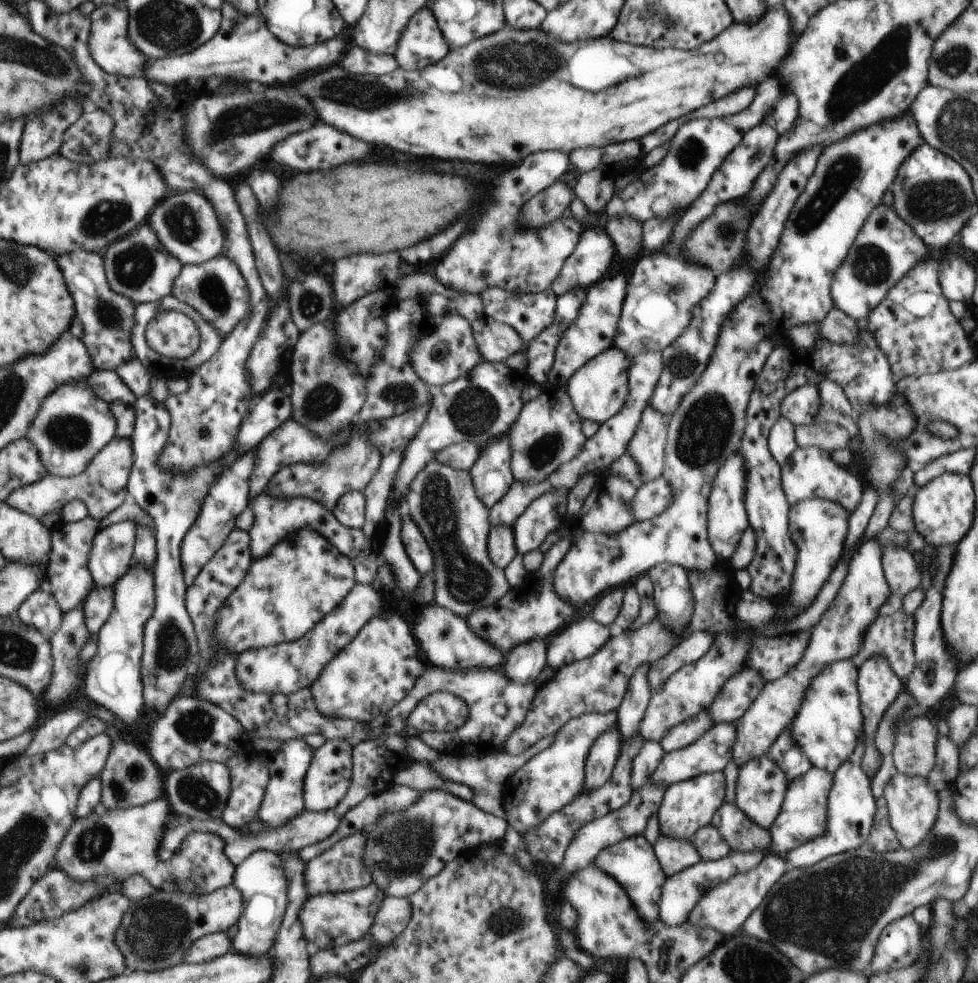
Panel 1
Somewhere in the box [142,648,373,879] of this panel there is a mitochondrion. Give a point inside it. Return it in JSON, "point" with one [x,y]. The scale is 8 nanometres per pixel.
{"point":[193,791]}

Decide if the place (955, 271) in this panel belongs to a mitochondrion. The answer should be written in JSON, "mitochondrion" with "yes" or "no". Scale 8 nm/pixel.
{"mitochondrion":"no"}

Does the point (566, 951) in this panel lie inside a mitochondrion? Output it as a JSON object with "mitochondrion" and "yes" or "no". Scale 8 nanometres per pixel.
{"mitochondrion":"no"}

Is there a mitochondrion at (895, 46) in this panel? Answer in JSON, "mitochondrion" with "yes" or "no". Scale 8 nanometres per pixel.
{"mitochondrion":"yes"}

